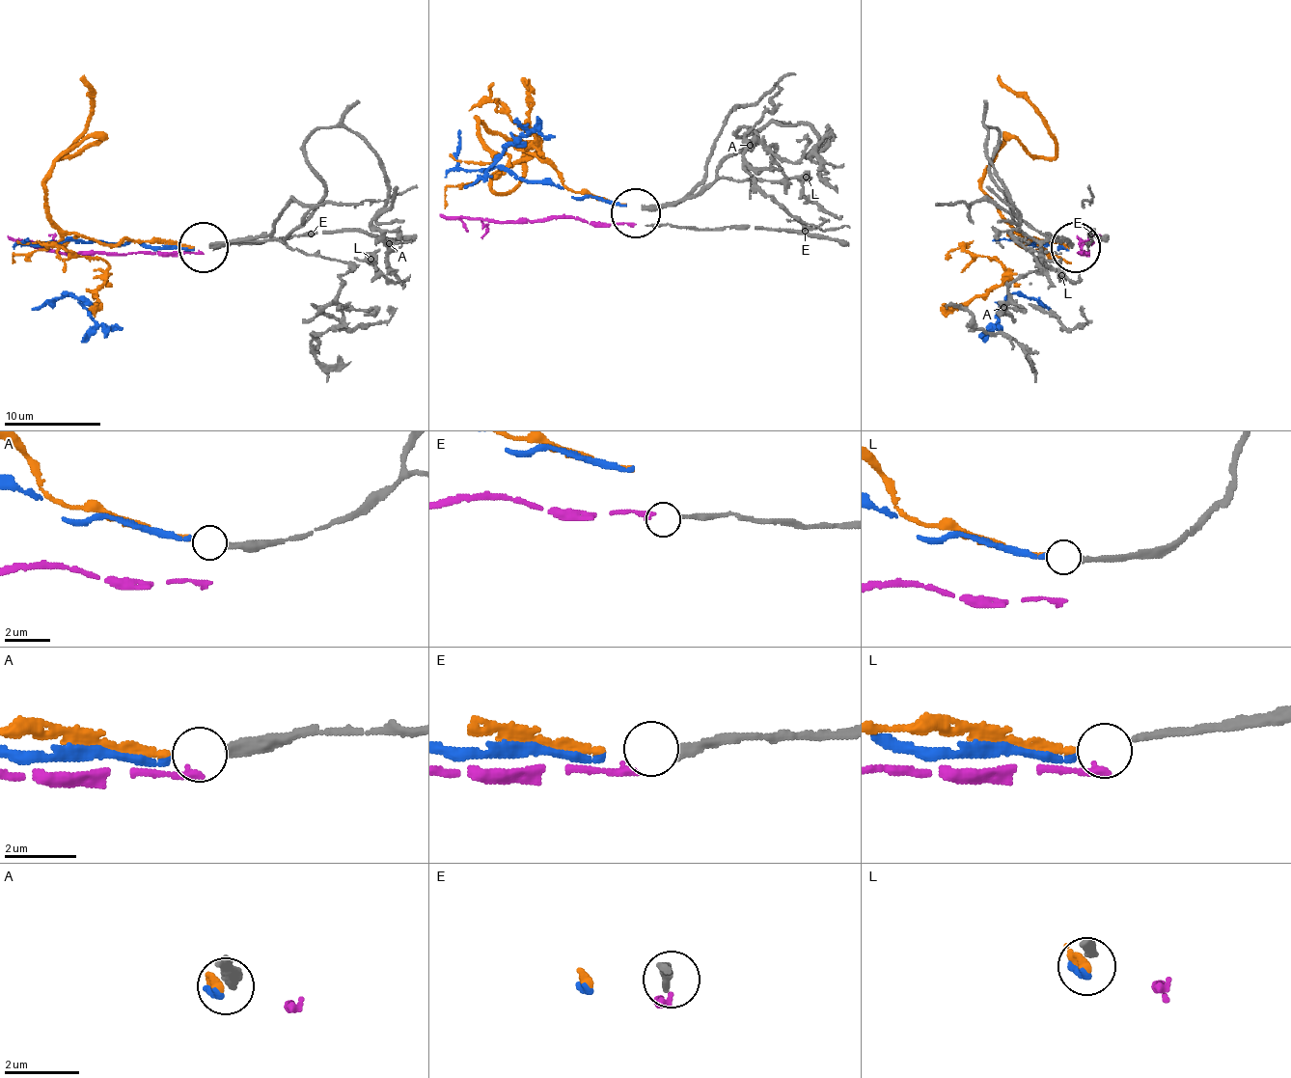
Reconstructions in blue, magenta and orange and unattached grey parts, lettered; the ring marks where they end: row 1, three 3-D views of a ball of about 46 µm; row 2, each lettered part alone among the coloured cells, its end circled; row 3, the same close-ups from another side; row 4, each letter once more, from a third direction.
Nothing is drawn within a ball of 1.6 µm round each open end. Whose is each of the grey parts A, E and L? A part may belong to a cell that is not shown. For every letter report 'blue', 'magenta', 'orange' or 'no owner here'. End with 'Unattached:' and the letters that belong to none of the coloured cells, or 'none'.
A: blue
E: no owner here
L: orange
Unattached: E

